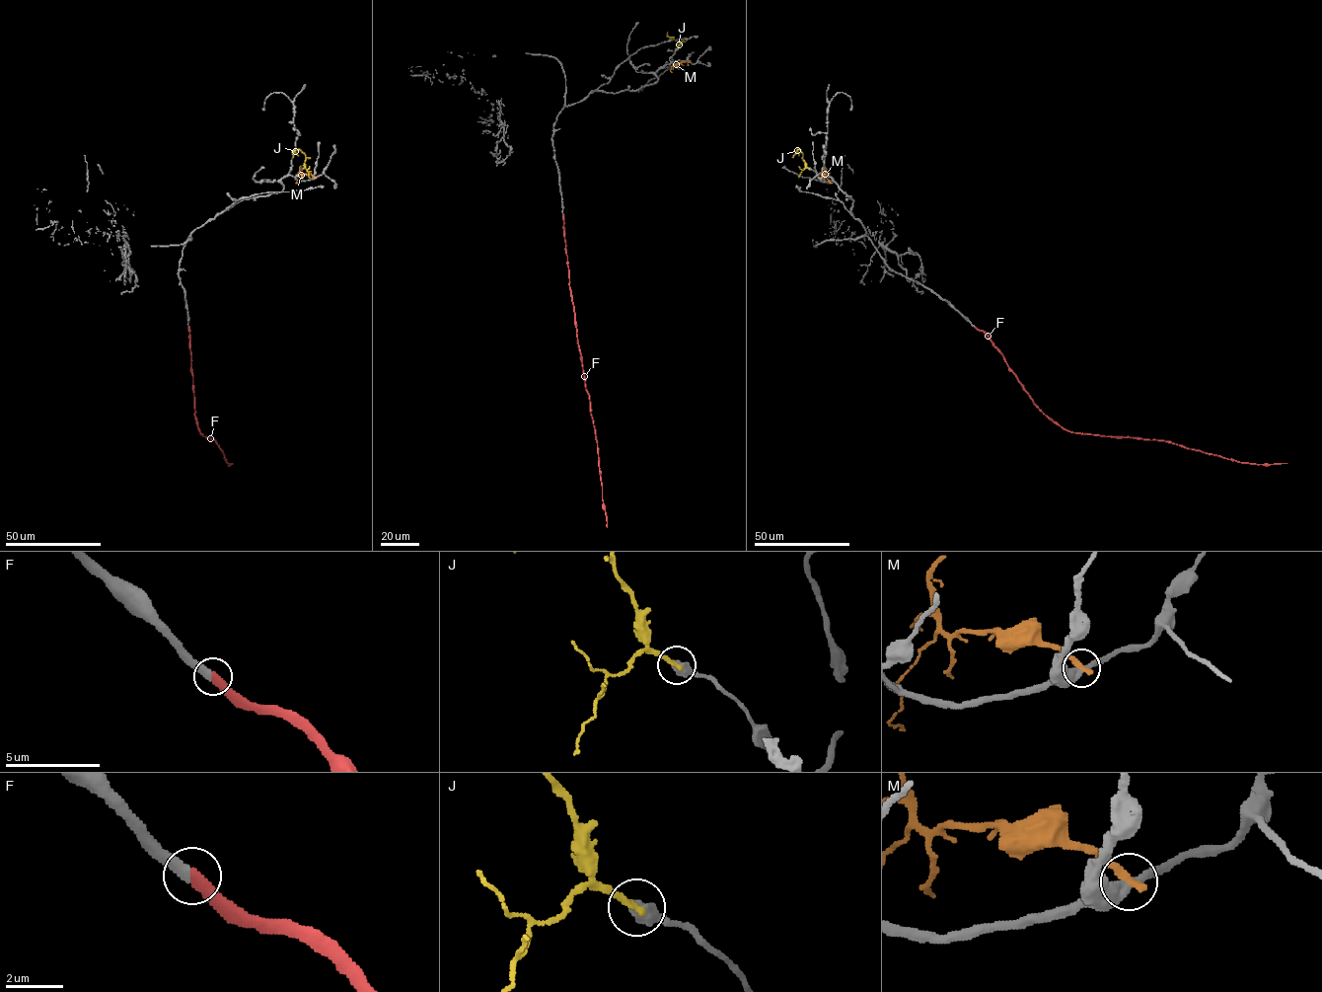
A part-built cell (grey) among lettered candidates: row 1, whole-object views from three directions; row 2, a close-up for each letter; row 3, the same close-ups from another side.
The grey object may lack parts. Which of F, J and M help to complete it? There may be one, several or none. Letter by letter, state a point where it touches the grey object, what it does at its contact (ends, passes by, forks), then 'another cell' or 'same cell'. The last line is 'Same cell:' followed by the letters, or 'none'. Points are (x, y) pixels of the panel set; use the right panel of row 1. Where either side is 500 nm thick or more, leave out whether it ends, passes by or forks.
F: (975, 327) | it ends | same cell
J: (809, 168) | another cell
M: (822, 177) | it ends | another cell
Same cell: F

